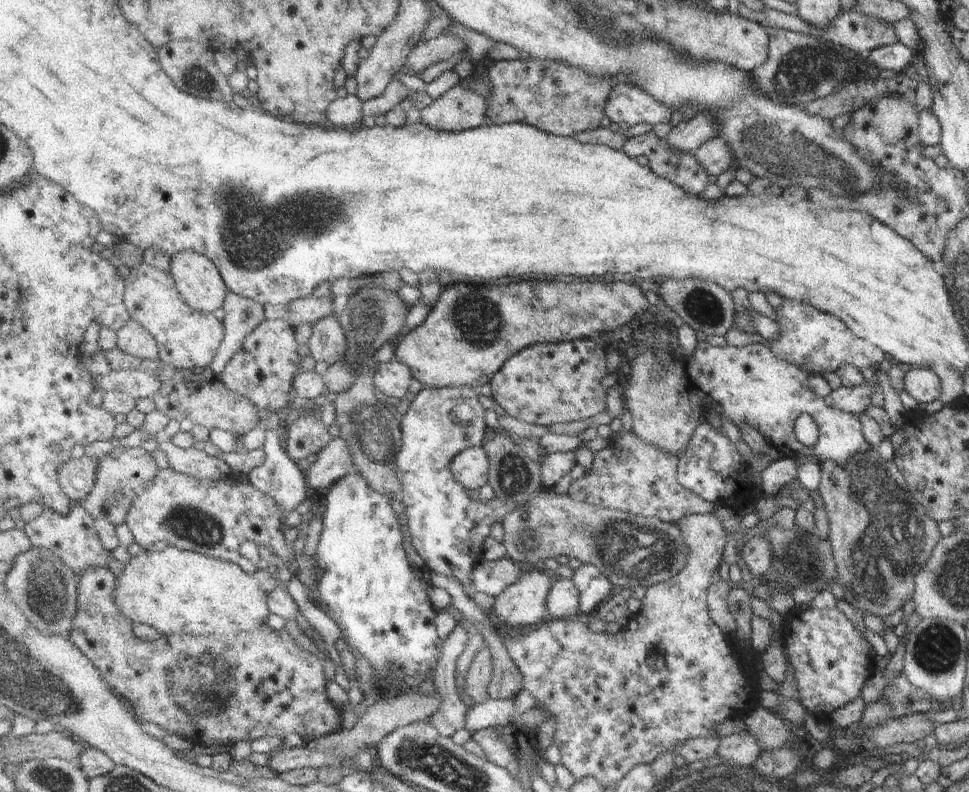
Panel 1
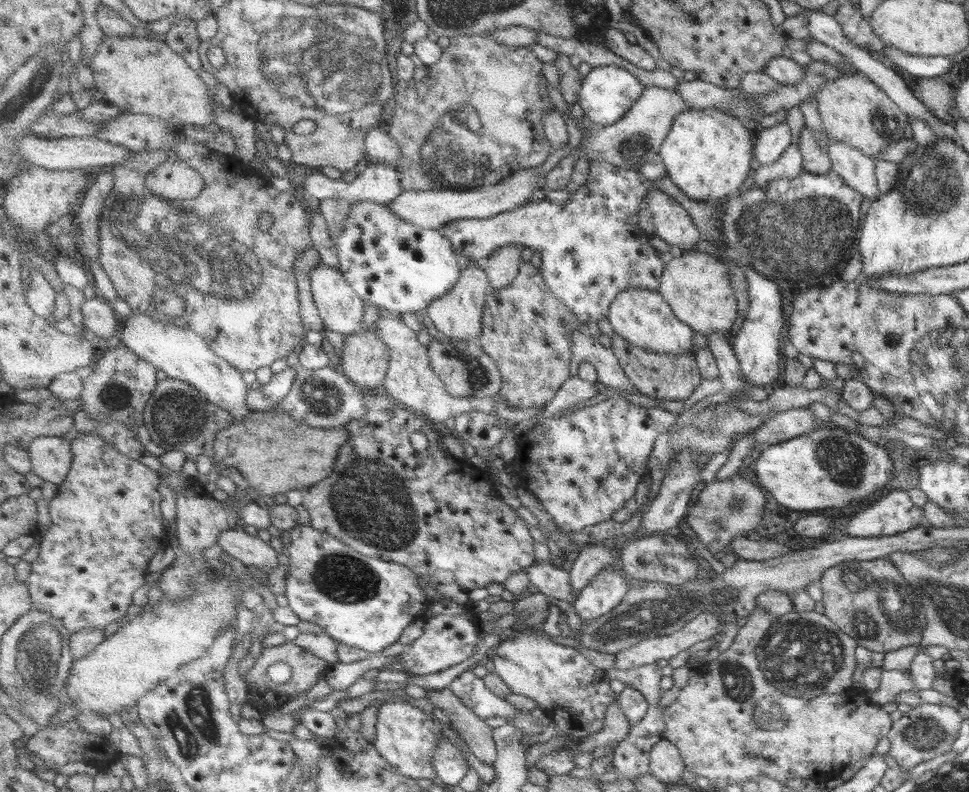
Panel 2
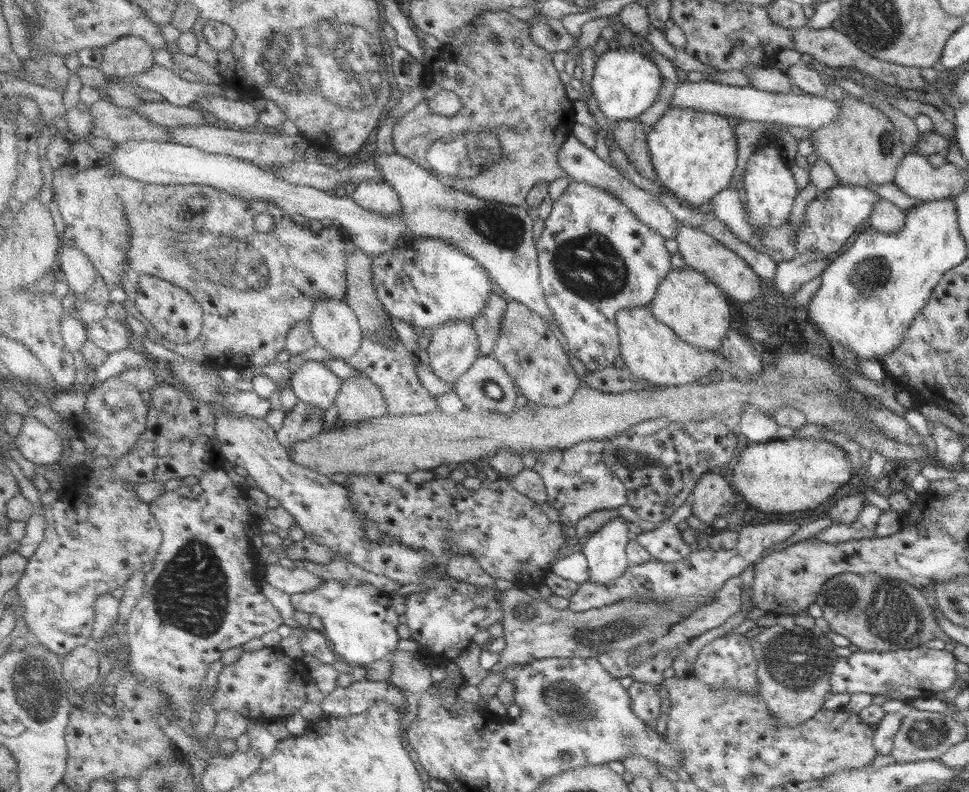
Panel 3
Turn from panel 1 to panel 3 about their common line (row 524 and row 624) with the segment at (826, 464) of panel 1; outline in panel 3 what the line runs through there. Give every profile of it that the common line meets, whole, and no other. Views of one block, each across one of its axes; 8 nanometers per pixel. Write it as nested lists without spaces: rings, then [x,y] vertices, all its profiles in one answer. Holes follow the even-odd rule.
[[[838,574],[824,582],[815,604],[822,609],[823,618],[831,630],[848,638],[851,644],[855,644],[862,651],[908,650],[924,645],[930,638],[940,640],[946,638],[946,633],[940,629],[926,598],[914,586],[900,580],[886,580],[876,574]]]

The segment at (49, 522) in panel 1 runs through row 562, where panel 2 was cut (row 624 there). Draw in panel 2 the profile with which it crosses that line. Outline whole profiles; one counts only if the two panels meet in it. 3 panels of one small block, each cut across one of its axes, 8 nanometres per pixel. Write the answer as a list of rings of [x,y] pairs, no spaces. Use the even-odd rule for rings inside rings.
[[[80,434],[73,441],[73,451],[75,454],[75,461],[69,478],[66,479],[64,484],[58,486],[59,492],[57,496],[52,500],[50,505],[50,516],[52,518],[52,529],[48,532],[48,535],[41,537],[41,553],[39,559],[32,563],[33,572],[28,580],[31,596],[35,602],[35,606],[38,606],[40,610],[52,613],[54,617],[64,621],[64,624],[72,632],[80,632],[84,629],[105,629],[122,620],[125,616],[128,616],[128,610],[130,606],[134,605],[134,594],[136,590],[142,588],[146,584],[146,576],[149,574],[148,568],[150,568],[150,562],[152,558],[156,556],[160,549],[170,547],[170,523],[164,518],[162,514],[162,492],[160,492],[160,475],[158,471],[152,470],[152,467],[147,463],[140,462],[131,456],[124,454],[121,450],[118,450],[112,443],[109,443],[103,436],[97,434]]]

